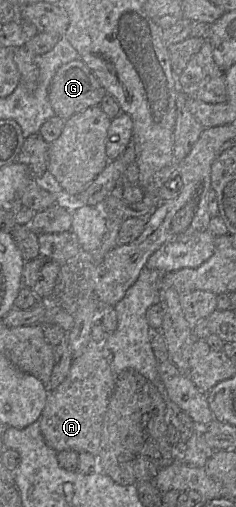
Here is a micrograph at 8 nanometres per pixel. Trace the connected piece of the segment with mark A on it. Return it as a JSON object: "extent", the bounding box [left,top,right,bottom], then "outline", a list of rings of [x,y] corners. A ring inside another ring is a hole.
{"extent":[39,340,116,454],"outline":[[[90,340],[83,352],[73,358],[64,381],[48,391],[39,423],[46,444],[56,452],[74,450],[99,454],[103,419],[116,379],[100,343]]]}

